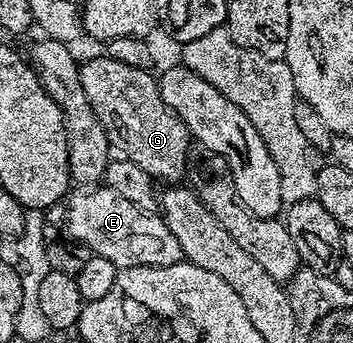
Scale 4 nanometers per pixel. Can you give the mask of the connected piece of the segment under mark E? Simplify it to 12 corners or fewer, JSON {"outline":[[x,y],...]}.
{"outline":[[91,186],[65,204],[72,240],[117,269],[183,260],[162,215]]}

